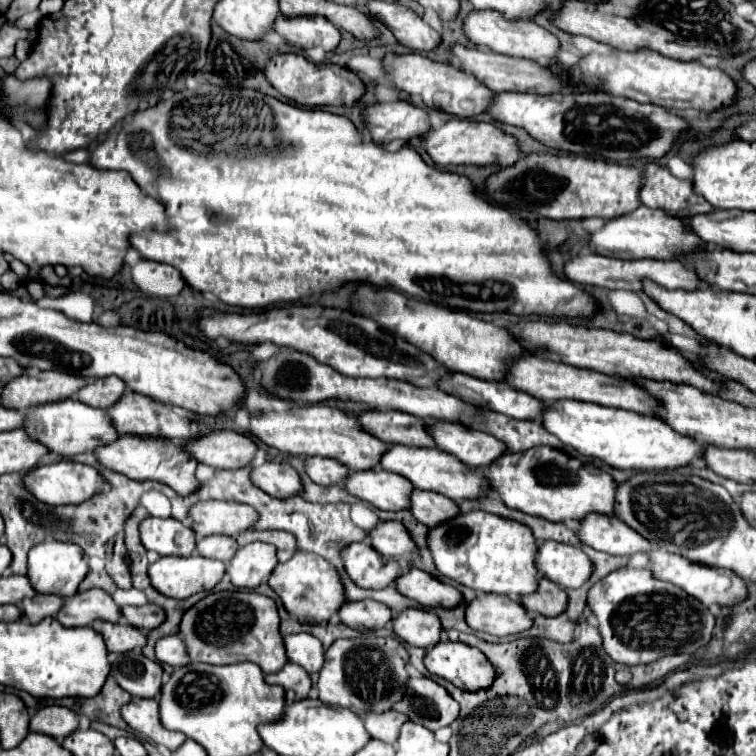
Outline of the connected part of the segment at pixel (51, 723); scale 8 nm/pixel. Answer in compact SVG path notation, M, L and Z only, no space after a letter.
M50 705L50 707L42 707L32 719L30 719L30 731L34 733L44 733L50 735L54 739L60 739L68 733L72 733L72 729L78 727L76 715L60 705Z

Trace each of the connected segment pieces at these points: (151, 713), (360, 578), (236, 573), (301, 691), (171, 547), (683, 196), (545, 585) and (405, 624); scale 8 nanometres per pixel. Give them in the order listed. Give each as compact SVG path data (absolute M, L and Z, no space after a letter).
M132 697L130 703L122 705L120 709L122 719L138 733L148 737L150 741L158 745L166 745L168 749L176 749L184 743L184 735L178 731L168 731L160 725L158 719L158 705L156 699L144 699L144 697Z
M350 543L340 551L342 563L350 579L358 587L368 589L384 589L402 573L396 561L390 561L390 565L366 543Z
M254 541L240 547L226 563L226 575L230 577L232 585L240 589L254 589L270 577L276 563L276 549L272 549L268 543Z
M286 663L280 671L270 673L264 677L268 685L280 685L286 691L286 703L294 703L294 701L302 701L308 697L308 691L312 687L308 673L296 665L296 663Z
M146 517L140 523L140 541L146 549L156 551L158 555L176 557L188 557L196 547L196 535L192 529L184 527L172 517Z
M656 163L644 165L640 201L646 207L662 209L672 217L680 217L680 213L708 213L708 209L712 209L712 205L692 193L692 181L678 179Z
M546 577L538 579L538 589L530 595L520 597L520 603L528 613L540 613L546 617L554 617L564 613L566 609L566 593L564 589L556 587L556 583L548 581Z
M408 607L396 613L392 617L392 629L402 641L424 649L436 645L442 633L442 625L438 617L430 611L416 609L416 607Z

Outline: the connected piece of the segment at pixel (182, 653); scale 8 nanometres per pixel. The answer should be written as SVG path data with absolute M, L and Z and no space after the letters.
M166 635L156 641L156 659L160 663L168 663L172 667L190 663L190 657L184 649L184 641L178 635Z

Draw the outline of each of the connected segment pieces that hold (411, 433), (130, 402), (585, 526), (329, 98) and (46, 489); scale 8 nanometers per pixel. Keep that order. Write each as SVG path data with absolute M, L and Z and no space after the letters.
M362 411L356 415L362 429L380 441L408 443L416 447L434 447L428 433L424 433L424 421L402 411Z
M128 391L124 393L114 405L106 409L106 415L110 417L116 431L122 435L142 435L142 437L164 437L164 439L188 439L194 433L190 433L190 421L186 417L180 417L172 411L170 405L156 403L146 395Z
M588 513L580 519L576 537L590 545L596 551L604 551L610 555L634 555L652 549L652 543L644 541L634 529L628 529L624 521L616 515L602 515L602 513Z
M274 55L268 59L268 63L264 65L264 77L268 79L268 83L282 93L284 97L304 105L304 107L326 107L326 105L354 105L362 93L364 93L364 85L362 81L356 77L356 73L352 73L346 67L340 65L330 65L330 63L322 63L316 65L312 61L308 61L302 55Z
M60 461L44 467L36 467L24 475L24 487L38 499L44 501L46 505L74 505L76 501L86 501L100 489L104 483L104 477L90 465L74 463L74 461Z

